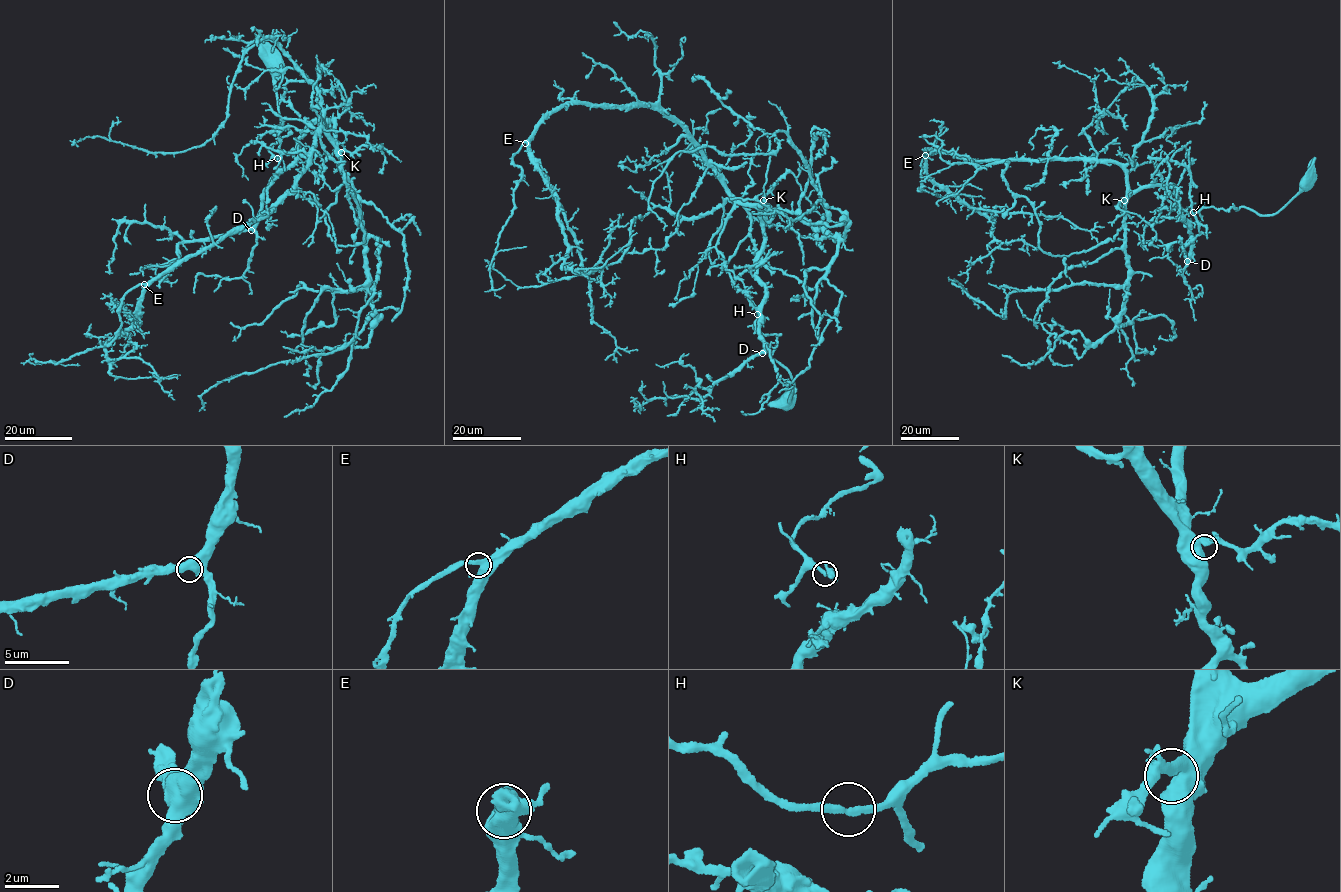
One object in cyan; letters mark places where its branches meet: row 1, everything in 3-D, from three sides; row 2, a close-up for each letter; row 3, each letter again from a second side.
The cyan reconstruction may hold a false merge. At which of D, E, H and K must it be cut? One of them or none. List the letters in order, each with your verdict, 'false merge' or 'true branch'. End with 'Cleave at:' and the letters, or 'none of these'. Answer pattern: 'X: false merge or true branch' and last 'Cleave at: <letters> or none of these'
D: true branch
E: true branch
H: true branch
K: true branch
Cleave at: none of these

